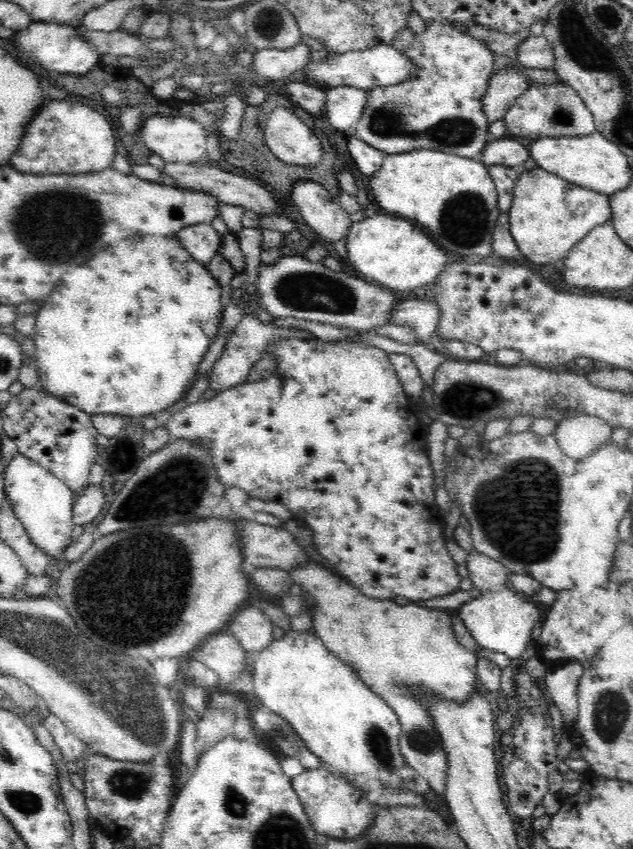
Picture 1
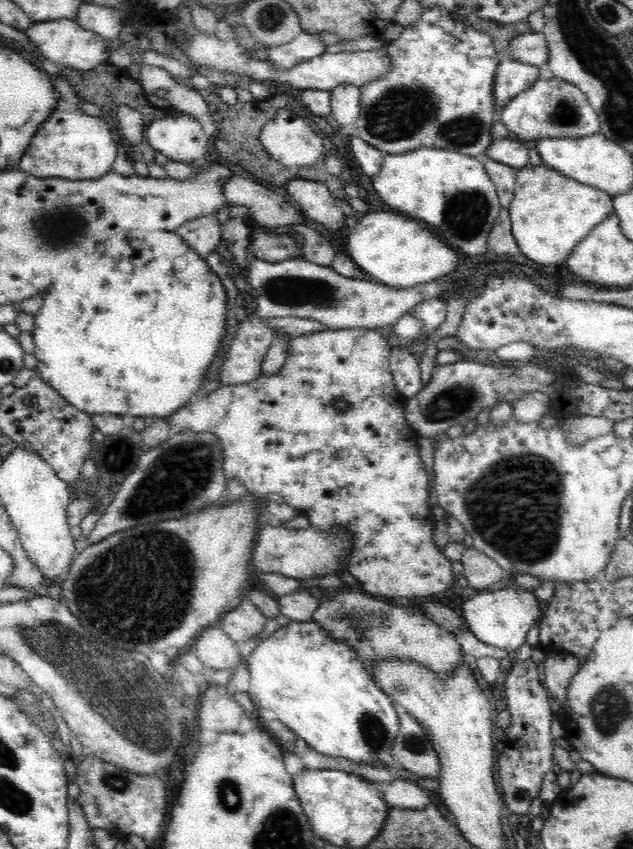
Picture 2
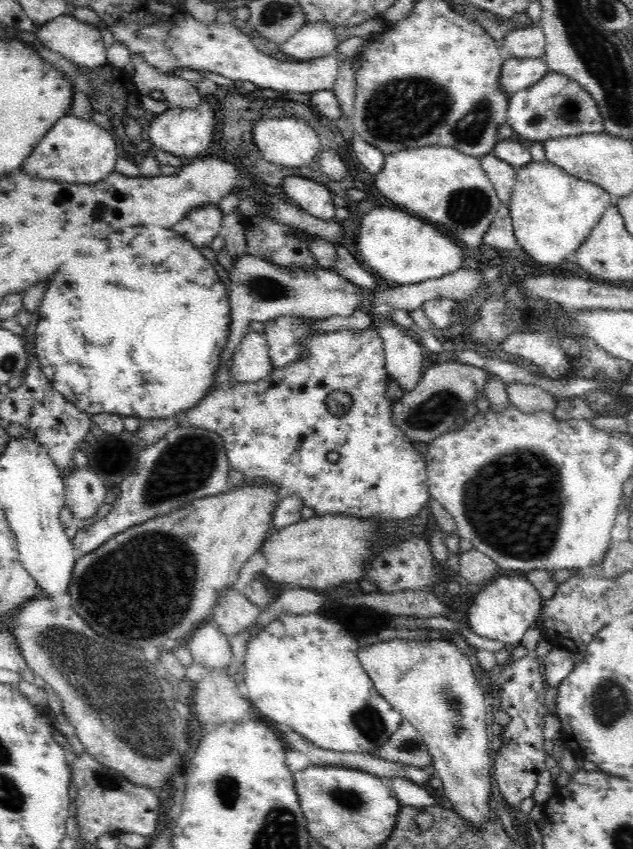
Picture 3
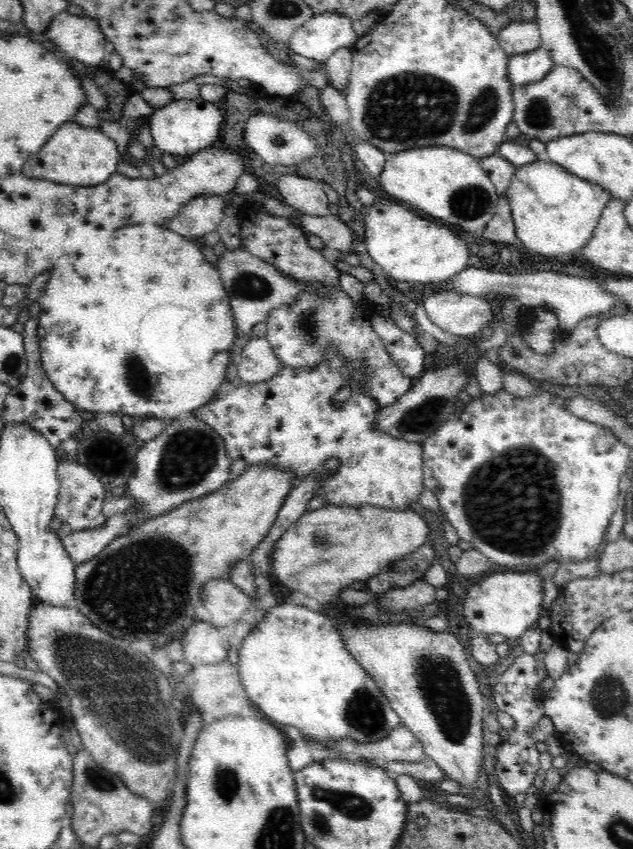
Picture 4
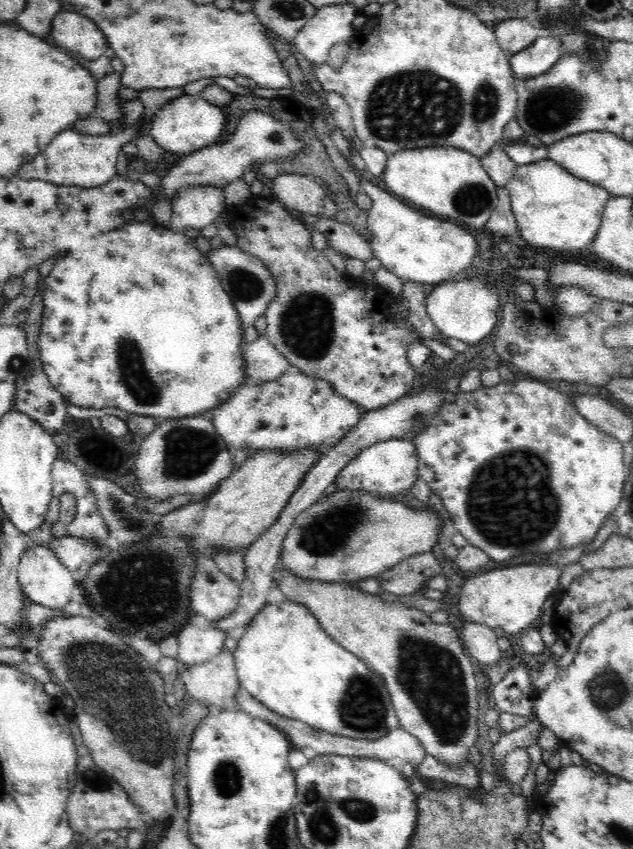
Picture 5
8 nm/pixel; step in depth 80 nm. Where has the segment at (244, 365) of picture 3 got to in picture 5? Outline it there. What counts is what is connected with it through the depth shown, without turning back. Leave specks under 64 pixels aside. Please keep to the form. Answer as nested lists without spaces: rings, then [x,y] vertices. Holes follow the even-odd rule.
[[[265,336],[247,344],[243,356],[248,379],[257,384],[276,380],[292,368],[288,360],[272,347]]]

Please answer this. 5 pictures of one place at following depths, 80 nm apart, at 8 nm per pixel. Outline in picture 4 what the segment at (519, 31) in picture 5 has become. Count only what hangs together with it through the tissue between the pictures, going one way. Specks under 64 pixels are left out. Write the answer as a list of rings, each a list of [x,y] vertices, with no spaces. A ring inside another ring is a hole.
[[[535,21],[512,22],[498,34],[497,39],[509,57],[532,52],[540,48],[542,43],[540,29]]]

